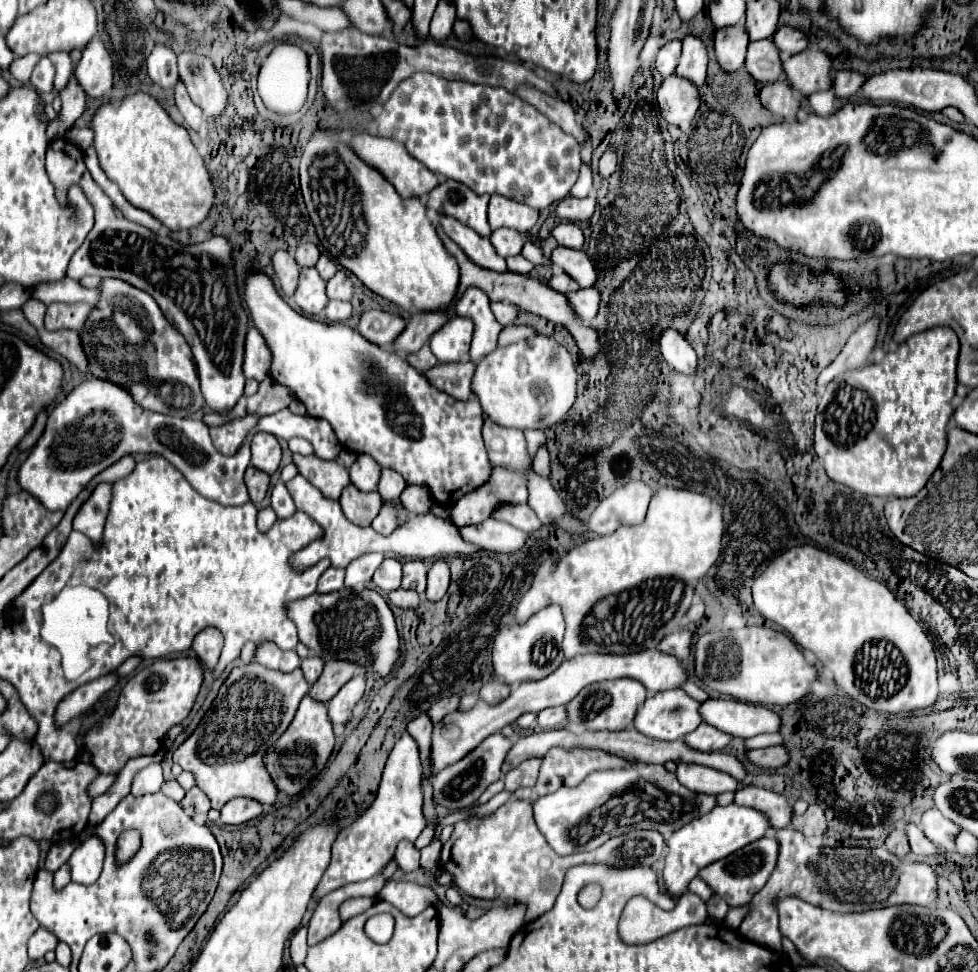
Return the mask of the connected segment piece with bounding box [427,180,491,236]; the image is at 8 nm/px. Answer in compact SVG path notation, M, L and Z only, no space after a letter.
M445 180L429 194L429 198L431 200L427 202L427 208L433 208L437 212L461 220L463 224L473 228L479 236L489 236L491 232L487 222L489 196L477 196L465 184Z

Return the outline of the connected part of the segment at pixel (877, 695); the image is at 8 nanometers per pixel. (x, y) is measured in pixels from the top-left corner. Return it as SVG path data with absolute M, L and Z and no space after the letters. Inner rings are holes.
M809 544L795 546L773 560L767 570L755 578L751 590L755 608L761 612L761 616L789 632L801 648L817 652L819 662L833 672L837 686L863 706L869 704L869 708L877 712L897 714L917 708L929 708L939 698L935 652L921 624L907 612L903 602L899 602L883 582L865 576L843 558ZM905 662L909 664L909 680L905 680L905 688L901 688L901 692L893 692L893 688L889 688L885 680L891 672L895 672L895 664L899 666Z

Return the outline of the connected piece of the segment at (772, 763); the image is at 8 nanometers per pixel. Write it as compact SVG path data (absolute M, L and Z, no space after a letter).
M769 746L761 750L747 750L749 762L759 768L779 768L787 762L787 750L783 746Z

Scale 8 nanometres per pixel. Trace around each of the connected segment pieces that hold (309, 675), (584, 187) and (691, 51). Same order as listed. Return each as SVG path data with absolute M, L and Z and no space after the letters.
M307 656L303 662L301 662L301 668L305 672L305 678L309 684L315 684L317 678L321 676L323 672L323 660L317 658L317 656Z
M581 164L578 179L570 191L572 196L576 198L587 197L593 184L592 169L589 165Z
M685 36L683 38L683 52L675 70L675 76L685 76L697 84L697 88L705 82L707 72L707 48L699 38Z

